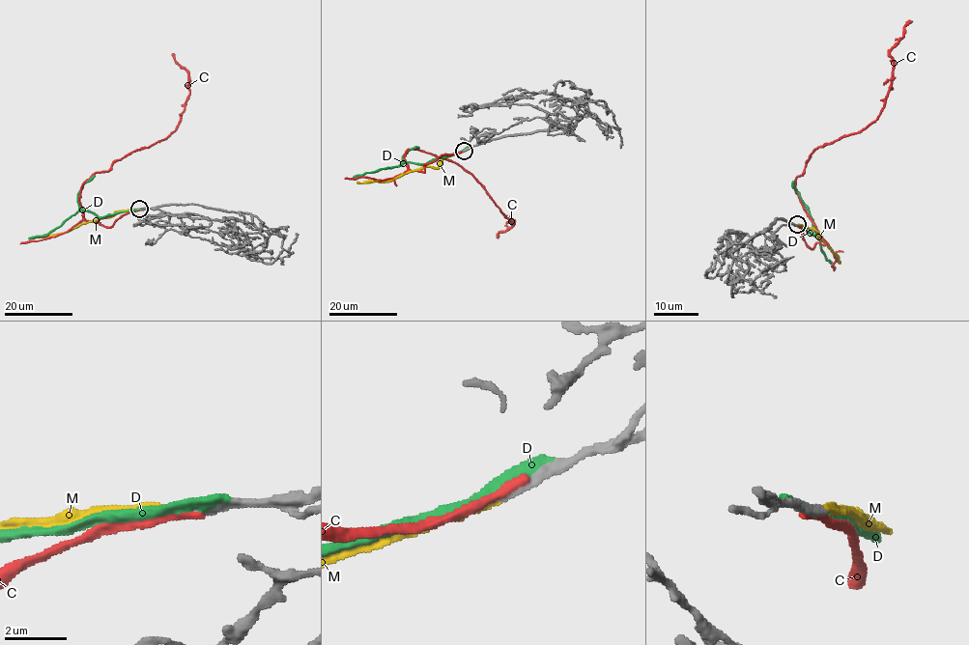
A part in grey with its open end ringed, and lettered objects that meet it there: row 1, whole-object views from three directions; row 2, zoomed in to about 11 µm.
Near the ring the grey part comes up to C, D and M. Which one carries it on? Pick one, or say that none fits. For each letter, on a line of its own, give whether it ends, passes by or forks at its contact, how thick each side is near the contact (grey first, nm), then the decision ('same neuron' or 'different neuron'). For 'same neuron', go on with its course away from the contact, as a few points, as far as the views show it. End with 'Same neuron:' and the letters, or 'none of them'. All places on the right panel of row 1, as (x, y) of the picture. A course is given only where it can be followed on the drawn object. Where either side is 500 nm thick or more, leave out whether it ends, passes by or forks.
C: it ends | 400/320 nm | different neuron
D: it ends | 320/400 nm | different neuron
M: it ends | 320/240 nm | same neuron | via (797, 225), (814, 229), (837, 255), (838, 263)
Same neuron: M

